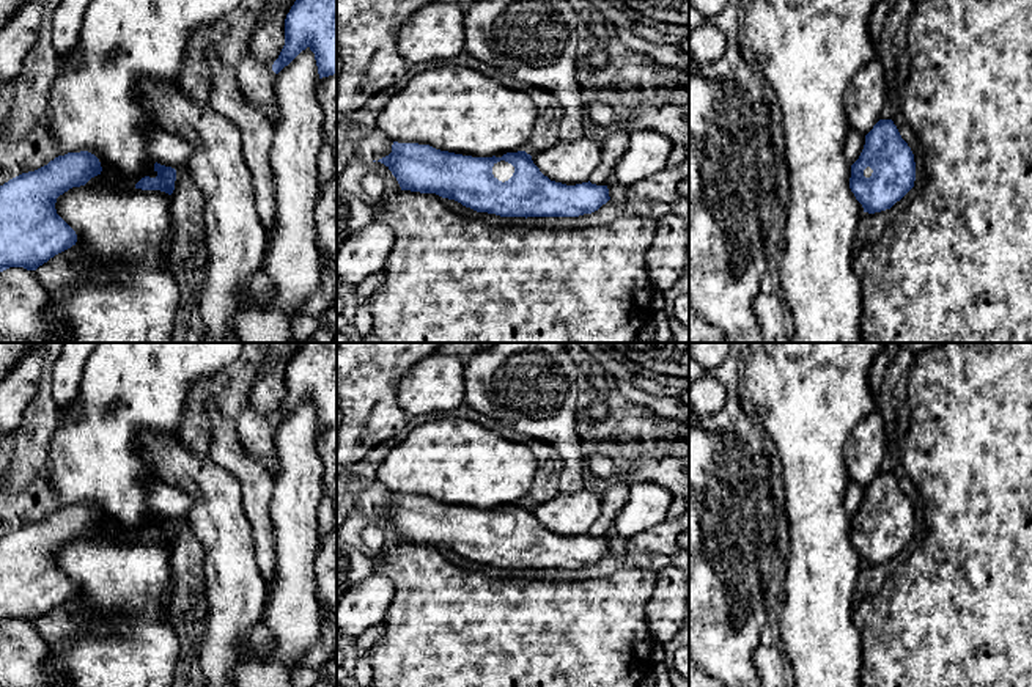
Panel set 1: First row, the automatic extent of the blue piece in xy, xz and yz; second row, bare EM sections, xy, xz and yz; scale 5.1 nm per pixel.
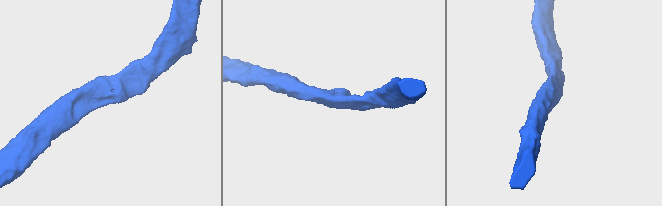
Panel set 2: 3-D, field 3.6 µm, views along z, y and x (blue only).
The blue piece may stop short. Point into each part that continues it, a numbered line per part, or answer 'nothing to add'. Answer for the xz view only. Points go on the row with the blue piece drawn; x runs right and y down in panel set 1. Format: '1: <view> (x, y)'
1: xz (502, 170)

